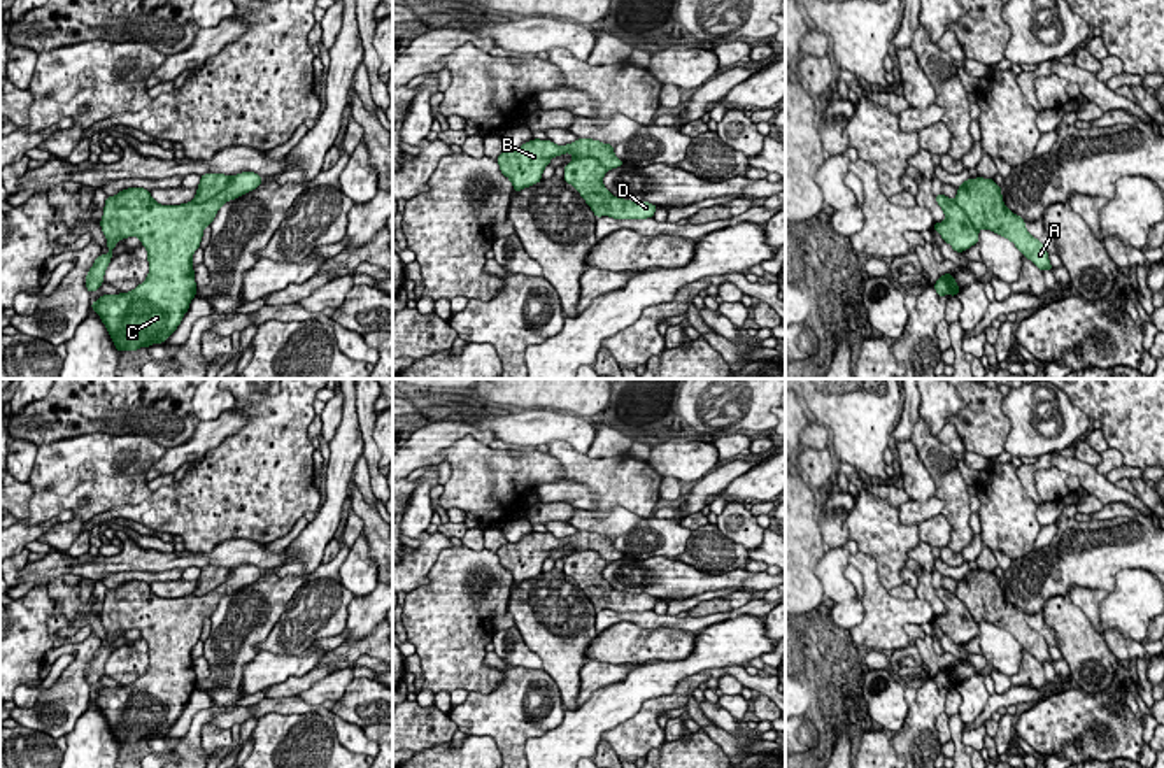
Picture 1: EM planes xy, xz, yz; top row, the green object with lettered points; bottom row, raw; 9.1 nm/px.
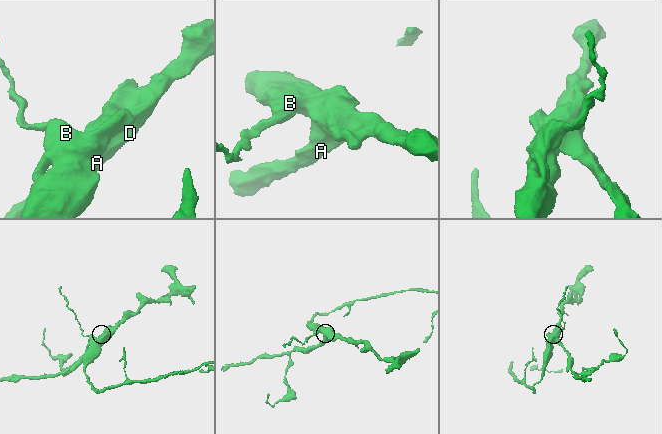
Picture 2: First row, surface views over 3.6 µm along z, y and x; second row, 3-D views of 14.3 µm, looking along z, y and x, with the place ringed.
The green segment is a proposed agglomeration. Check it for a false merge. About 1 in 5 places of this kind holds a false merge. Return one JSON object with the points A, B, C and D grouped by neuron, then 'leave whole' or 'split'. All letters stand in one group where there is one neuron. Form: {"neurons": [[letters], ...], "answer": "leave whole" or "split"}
{"neurons": [["A", "D"], ["B", "C"]], "answer": "split"}

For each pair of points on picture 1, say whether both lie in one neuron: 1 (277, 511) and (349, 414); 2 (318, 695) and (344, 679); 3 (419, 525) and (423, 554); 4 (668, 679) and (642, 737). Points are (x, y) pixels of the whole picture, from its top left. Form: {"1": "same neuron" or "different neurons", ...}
{"1": "different neurons", "2": "same neuron", "3": "different neurons", "4": "different neurons"}

